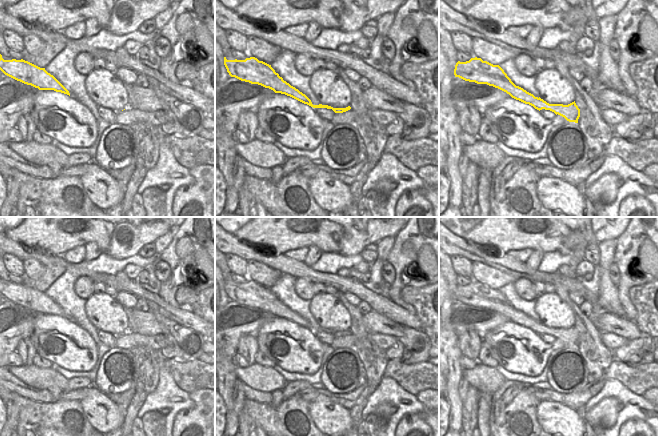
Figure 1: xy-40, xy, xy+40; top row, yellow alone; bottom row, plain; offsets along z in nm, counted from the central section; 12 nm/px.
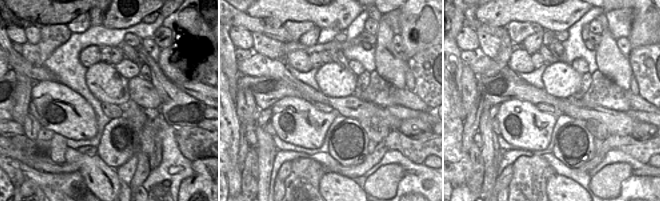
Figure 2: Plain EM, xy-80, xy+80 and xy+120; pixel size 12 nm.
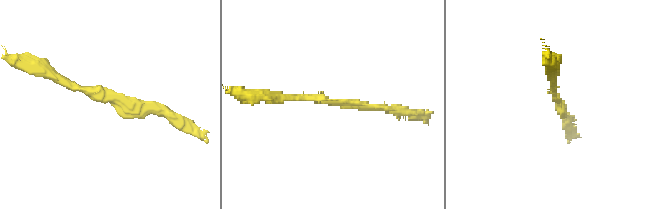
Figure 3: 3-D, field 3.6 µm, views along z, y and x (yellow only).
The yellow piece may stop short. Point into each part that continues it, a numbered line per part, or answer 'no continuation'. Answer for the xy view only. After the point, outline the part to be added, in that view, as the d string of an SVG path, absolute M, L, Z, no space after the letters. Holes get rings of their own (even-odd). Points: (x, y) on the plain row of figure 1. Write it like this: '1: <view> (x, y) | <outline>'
no continuation

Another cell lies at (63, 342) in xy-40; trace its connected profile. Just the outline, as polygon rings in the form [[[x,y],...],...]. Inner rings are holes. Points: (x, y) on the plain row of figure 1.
[[[38,314],[30,337],[36,353],[73,372],[89,372],[98,360],[98,346],[77,323],[54,314]]]

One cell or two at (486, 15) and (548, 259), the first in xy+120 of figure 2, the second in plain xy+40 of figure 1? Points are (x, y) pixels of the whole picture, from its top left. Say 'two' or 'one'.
two

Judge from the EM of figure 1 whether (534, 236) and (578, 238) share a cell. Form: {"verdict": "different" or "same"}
{"verdict": "different"}

